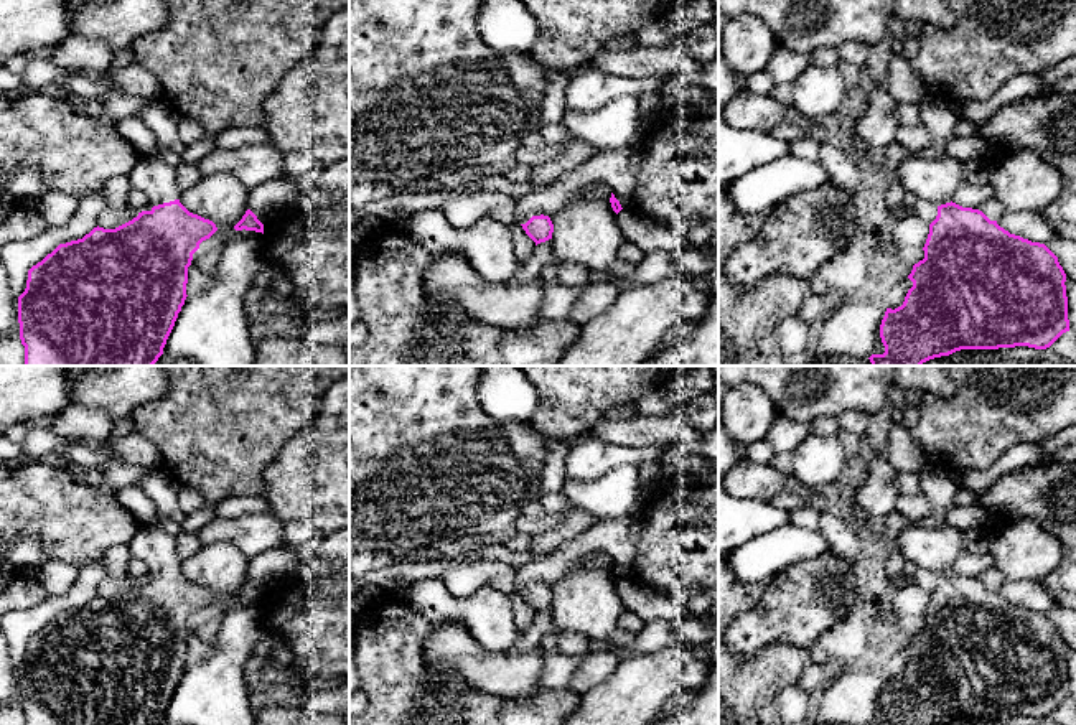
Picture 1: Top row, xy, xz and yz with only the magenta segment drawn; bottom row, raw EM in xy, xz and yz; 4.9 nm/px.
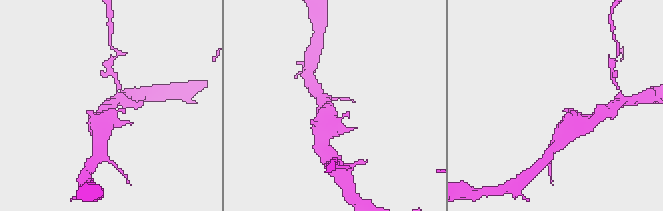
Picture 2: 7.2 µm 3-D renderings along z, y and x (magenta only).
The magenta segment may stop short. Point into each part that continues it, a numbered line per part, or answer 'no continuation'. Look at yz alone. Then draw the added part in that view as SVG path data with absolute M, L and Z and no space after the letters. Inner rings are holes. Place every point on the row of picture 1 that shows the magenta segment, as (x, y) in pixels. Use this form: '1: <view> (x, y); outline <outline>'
1: yz (935, 180); outline M911 155L898 165L898 176L905 191L941 206L951 203L962 185L962 163L949 155L939 160Z

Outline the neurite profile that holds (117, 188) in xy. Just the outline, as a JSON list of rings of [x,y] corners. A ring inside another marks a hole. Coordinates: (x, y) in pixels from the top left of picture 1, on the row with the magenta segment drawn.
[[[122,175],[122,176],[114,176],[114,178],[107,180],[107,183],[102,189],[104,196],[107,199],[107,208],[142,213],[142,211],[129,206],[127,196],[130,193],[130,189],[132,189],[130,176]]]

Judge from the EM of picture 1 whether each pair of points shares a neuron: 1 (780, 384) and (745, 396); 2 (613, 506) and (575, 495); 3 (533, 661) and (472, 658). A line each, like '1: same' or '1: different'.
1: different
2: same
3: same

